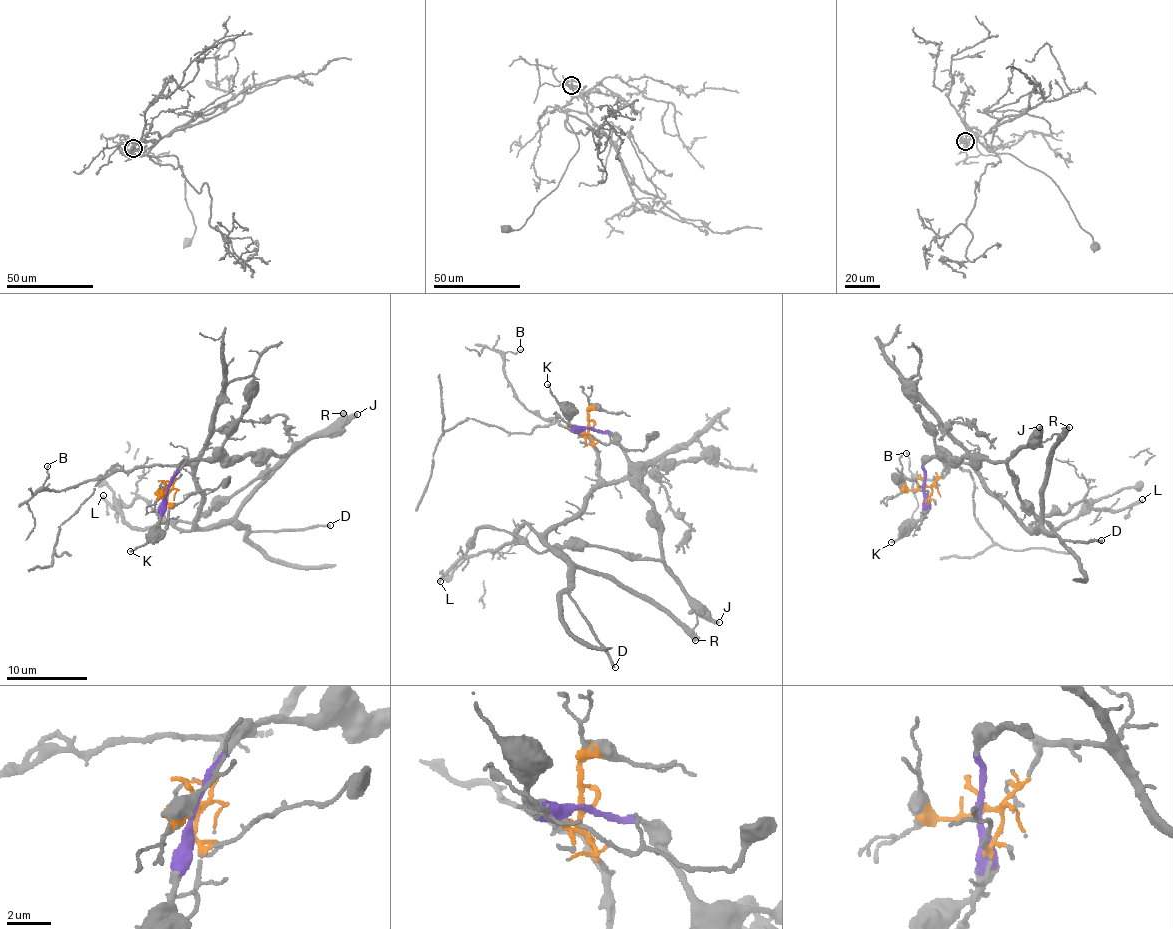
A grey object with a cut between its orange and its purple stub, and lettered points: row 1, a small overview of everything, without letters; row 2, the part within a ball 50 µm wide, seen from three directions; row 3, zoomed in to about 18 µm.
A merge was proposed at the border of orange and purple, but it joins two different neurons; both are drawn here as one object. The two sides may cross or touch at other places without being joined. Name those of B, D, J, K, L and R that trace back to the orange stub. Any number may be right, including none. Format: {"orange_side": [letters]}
{"orange_side": ["B", "D", "L", "R"]}

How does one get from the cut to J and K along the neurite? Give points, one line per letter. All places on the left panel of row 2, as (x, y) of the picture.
J: (166, 491), (175, 472), (193, 460), (290, 453), (357, 413)
K: (166, 491), (161, 519), (149, 540), (129, 551)

